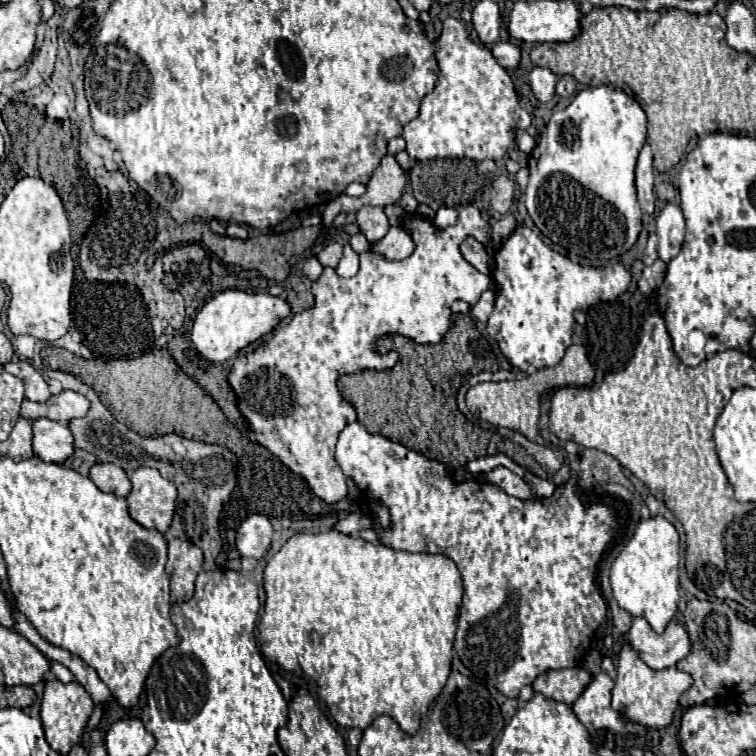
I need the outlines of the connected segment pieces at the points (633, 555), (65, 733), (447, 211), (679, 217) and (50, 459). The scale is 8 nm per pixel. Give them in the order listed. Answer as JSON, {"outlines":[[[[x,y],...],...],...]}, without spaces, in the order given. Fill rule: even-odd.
{"outlines":[[[[650,517],[638,523],[634,537],[620,551],[610,569],[612,595],[632,617],[644,617],[656,633],[662,633],[678,611],[678,533],[664,517]]],[[[48,679],[46,687],[44,687],[40,717],[42,717],[44,735],[46,735],[46,741],[50,743],[50,747],[54,751],[66,755],[74,745],[78,745],[82,731],[86,727],[86,721],[92,715],[92,711],[94,711],[92,697],[86,693],[86,689],[78,681],[62,683],[58,679]]],[[[442,207],[442,209],[438,209],[436,219],[432,223],[436,225],[436,229],[446,229],[446,227],[454,225],[456,221],[458,221],[458,211],[450,209],[450,207]]],[[[668,203],[656,217],[656,235],[658,235],[658,255],[664,263],[680,253],[684,241],[684,215],[682,209],[674,203]]],[[[46,417],[32,421],[34,455],[46,463],[62,463],[74,453],[74,437],[66,423]]]]}

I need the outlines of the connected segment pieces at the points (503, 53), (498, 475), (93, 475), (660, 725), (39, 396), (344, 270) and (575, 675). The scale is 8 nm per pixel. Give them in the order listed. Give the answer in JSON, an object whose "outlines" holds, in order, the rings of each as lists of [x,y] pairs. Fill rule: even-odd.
{"outlines":[[[[498,41],[492,47],[492,55],[504,69],[516,69],[520,63],[520,47],[508,43],[508,41]]],[[[498,467],[498,469],[492,469],[490,473],[484,473],[482,475],[484,481],[490,481],[494,485],[498,485],[500,489],[504,489],[508,495],[512,497],[518,497],[518,499],[530,499],[532,497],[532,491],[530,487],[524,483],[524,479],[520,479],[518,475],[514,475],[510,469],[506,467]]],[[[96,463],[92,469],[90,469],[90,475],[88,475],[94,485],[104,491],[104,493],[114,493],[118,497],[126,497],[132,489],[130,485],[130,479],[128,475],[124,473],[122,467],[118,465],[110,465],[110,463]]],[[[624,645],[620,651],[620,669],[616,665],[618,677],[612,689],[612,707],[622,713],[628,721],[638,725],[646,725],[650,729],[666,729],[672,723],[672,715],[678,707],[680,695],[692,685],[692,677],[676,667],[668,667],[662,671],[650,669],[630,645]]],[[[14,359],[10,363],[4,365],[4,369],[16,377],[20,377],[24,381],[24,391],[26,391],[26,399],[30,401],[38,401],[38,403],[46,403],[50,399],[50,391],[46,381],[42,379],[42,375],[26,361]]],[[[346,243],[344,245],[344,255],[336,267],[336,273],[340,277],[352,277],[358,271],[358,253],[354,253],[354,249]]],[[[584,667],[548,671],[536,677],[536,681],[532,683],[532,689],[542,693],[548,699],[572,705],[578,699],[578,695],[584,691],[584,687],[590,683],[590,679],[592,675]]]]}

